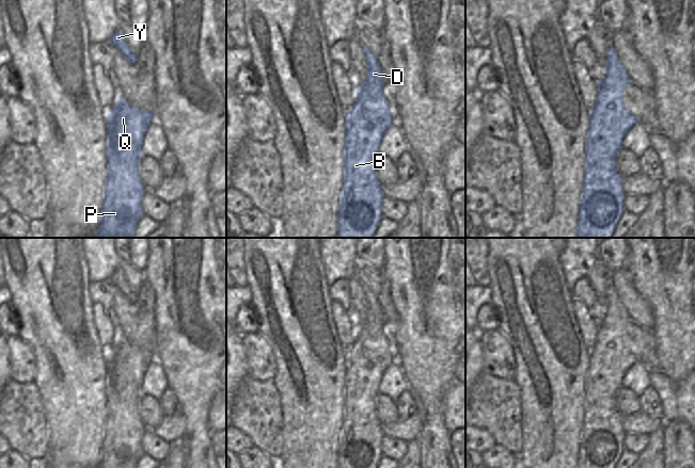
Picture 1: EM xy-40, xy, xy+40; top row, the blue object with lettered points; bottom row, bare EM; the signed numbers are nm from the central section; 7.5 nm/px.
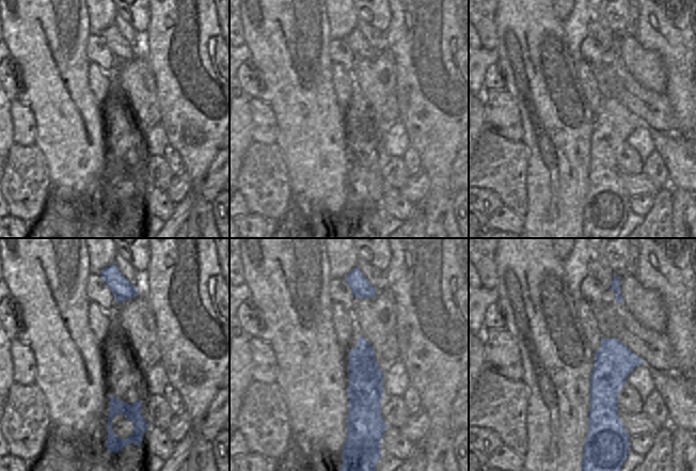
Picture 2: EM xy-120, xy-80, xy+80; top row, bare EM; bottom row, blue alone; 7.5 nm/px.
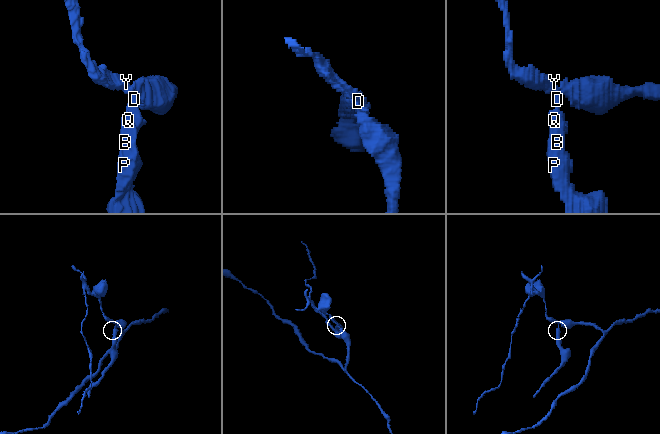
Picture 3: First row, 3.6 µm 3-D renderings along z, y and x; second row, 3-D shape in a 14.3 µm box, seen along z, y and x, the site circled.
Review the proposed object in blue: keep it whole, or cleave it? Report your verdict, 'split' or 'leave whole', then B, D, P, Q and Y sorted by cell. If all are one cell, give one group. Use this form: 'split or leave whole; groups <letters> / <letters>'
split; groups B P Q / D Y

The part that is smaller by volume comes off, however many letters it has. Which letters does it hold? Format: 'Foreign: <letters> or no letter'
Foreign: B, P, Q

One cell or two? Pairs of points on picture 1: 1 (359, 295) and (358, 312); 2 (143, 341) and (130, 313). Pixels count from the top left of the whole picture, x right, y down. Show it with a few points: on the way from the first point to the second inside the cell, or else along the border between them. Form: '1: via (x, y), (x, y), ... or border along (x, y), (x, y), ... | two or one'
1: via (358, 300), (358, 308) | one
2: via (142, 335), (133, 320) | one

